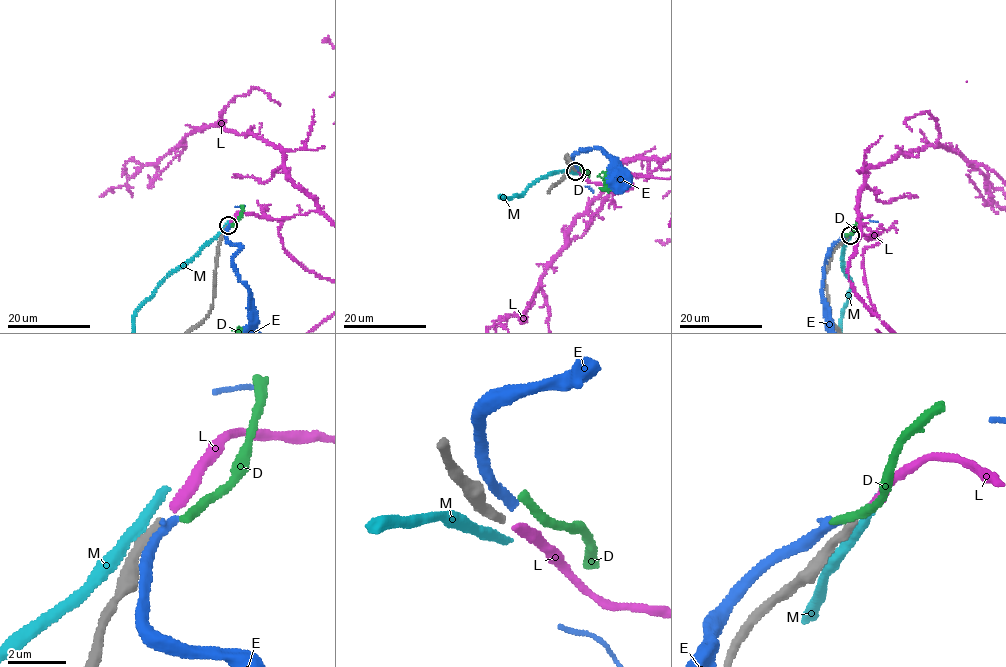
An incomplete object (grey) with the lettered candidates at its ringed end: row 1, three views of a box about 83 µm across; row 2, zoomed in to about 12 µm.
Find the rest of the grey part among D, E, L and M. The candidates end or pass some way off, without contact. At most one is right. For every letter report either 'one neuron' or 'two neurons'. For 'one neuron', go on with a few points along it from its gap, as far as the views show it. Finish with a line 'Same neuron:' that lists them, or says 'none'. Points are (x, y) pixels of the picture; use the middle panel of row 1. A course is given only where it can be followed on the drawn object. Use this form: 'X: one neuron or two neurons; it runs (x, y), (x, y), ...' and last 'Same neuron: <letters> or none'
D: two neurons
E: two neurons
L: one neuron
M: two neurons
Same neuron: L

